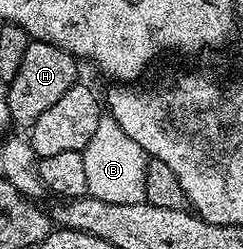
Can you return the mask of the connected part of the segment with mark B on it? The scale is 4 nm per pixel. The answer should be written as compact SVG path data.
M102 115L91 142L80 152L83 158L83 167L87 173L87 190L99 202L119 202L119 206L145 203L143 186L147 182L147 166L150 157L146 156L143 146L135 142L115 122L111 115Z

